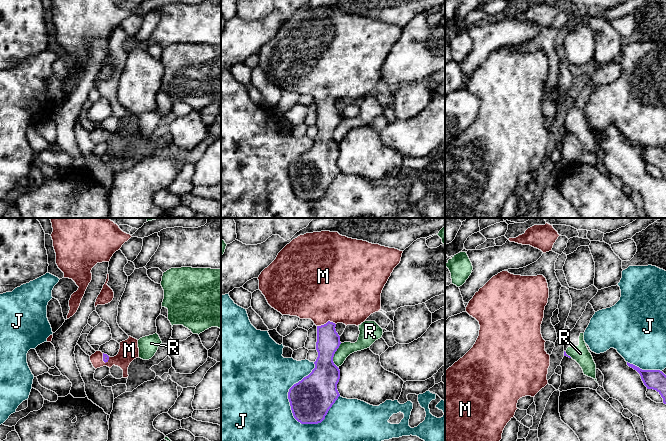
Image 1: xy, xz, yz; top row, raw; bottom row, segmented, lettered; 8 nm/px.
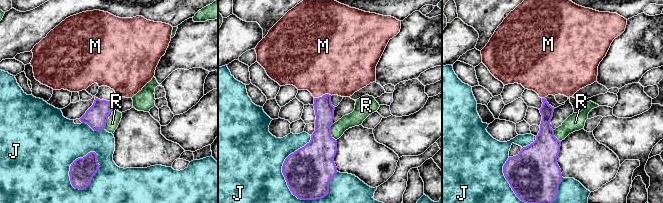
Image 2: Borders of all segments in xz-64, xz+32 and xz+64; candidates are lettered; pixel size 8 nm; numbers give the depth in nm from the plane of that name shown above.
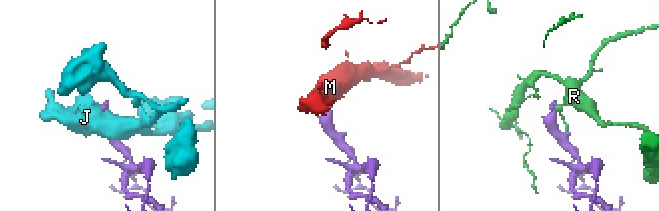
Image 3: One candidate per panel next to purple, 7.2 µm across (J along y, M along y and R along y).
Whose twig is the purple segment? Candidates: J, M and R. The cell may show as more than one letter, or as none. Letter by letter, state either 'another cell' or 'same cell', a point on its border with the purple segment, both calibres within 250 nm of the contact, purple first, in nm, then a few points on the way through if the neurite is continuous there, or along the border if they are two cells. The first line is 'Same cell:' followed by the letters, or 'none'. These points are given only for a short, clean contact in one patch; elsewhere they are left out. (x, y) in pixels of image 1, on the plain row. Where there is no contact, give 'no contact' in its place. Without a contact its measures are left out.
Same cell: M
J: another cell; contact xz (289, 167); calibres 340 and 480 nm
M: same cell; contact xz (327, 98); calibres 190 and 480 nm; way xz (328, 117), (327, 98), (324, 67)
R: another cell; contact xz (333, 131); calibres 240 and 110 nm

